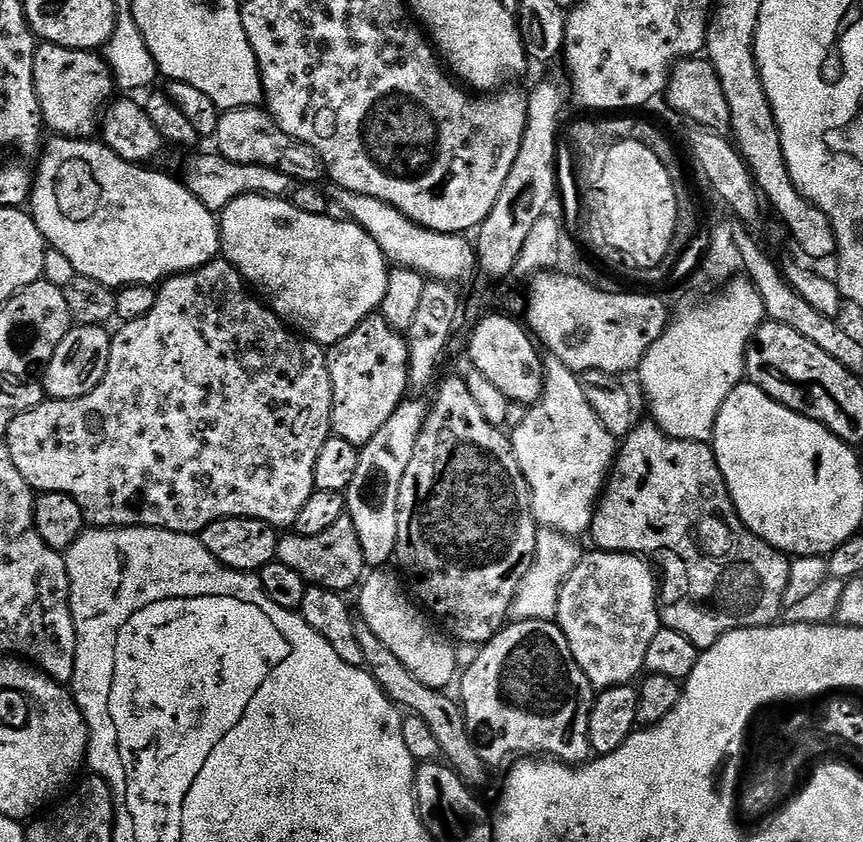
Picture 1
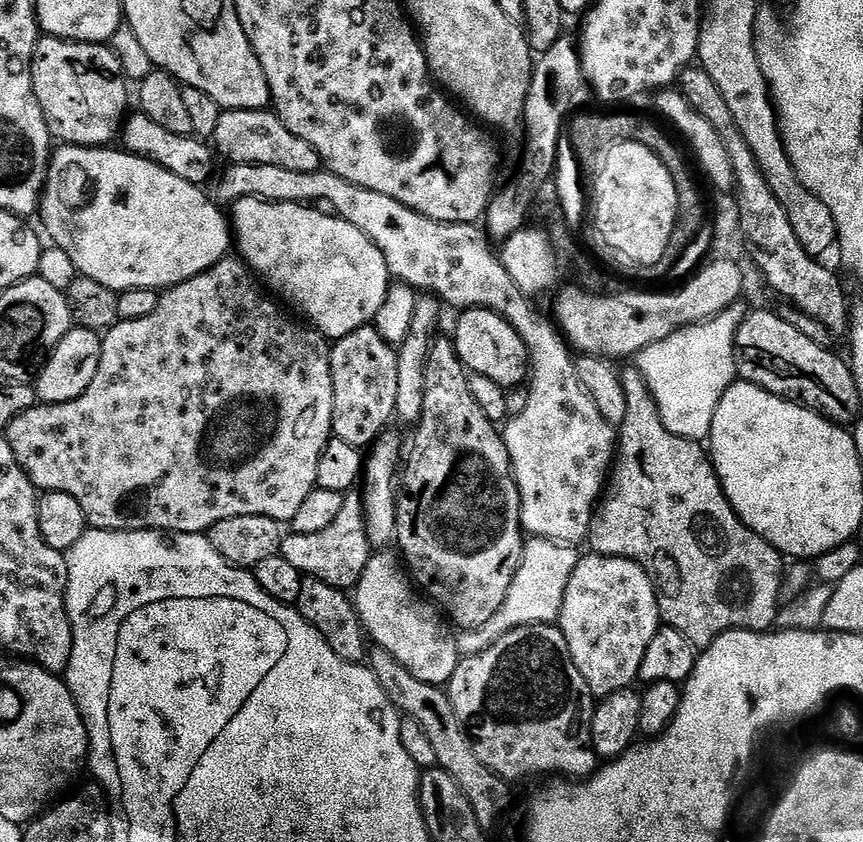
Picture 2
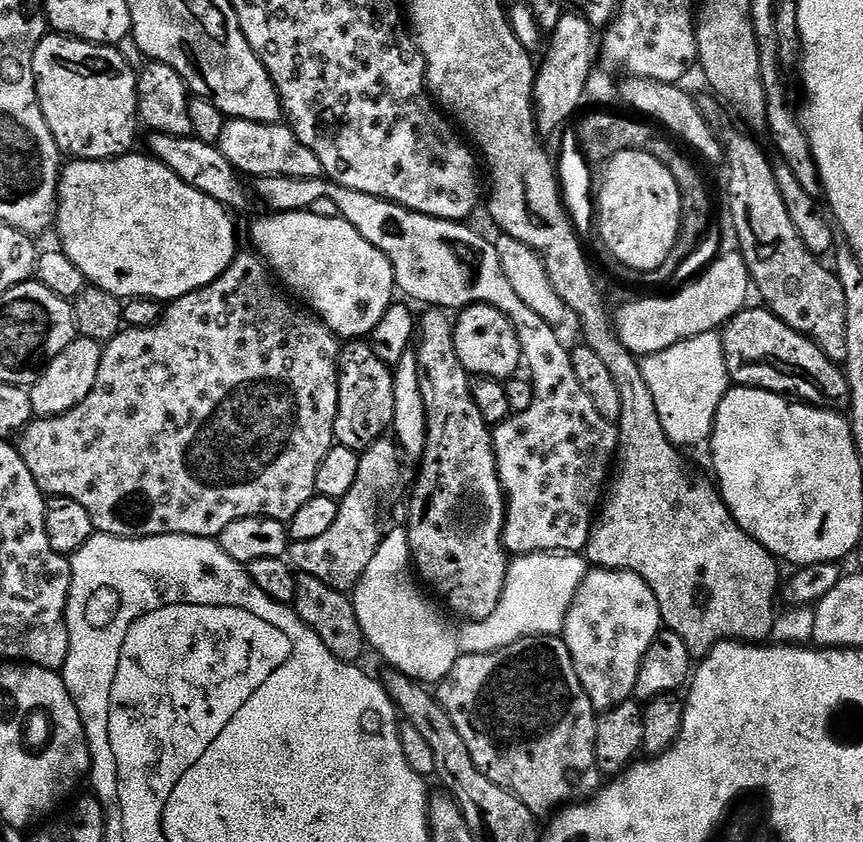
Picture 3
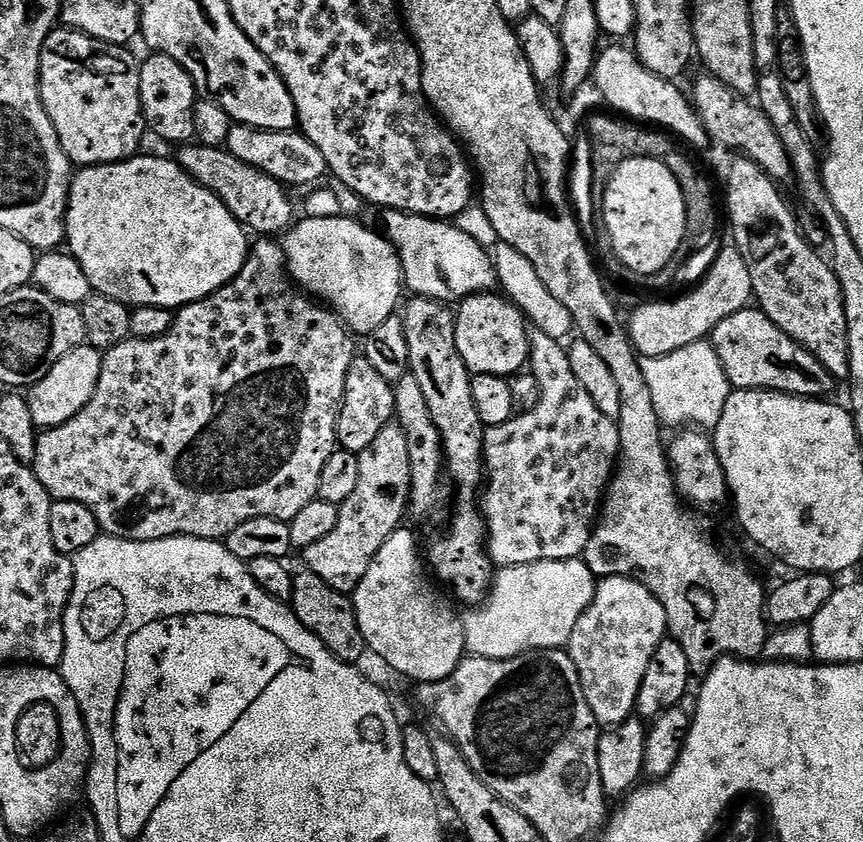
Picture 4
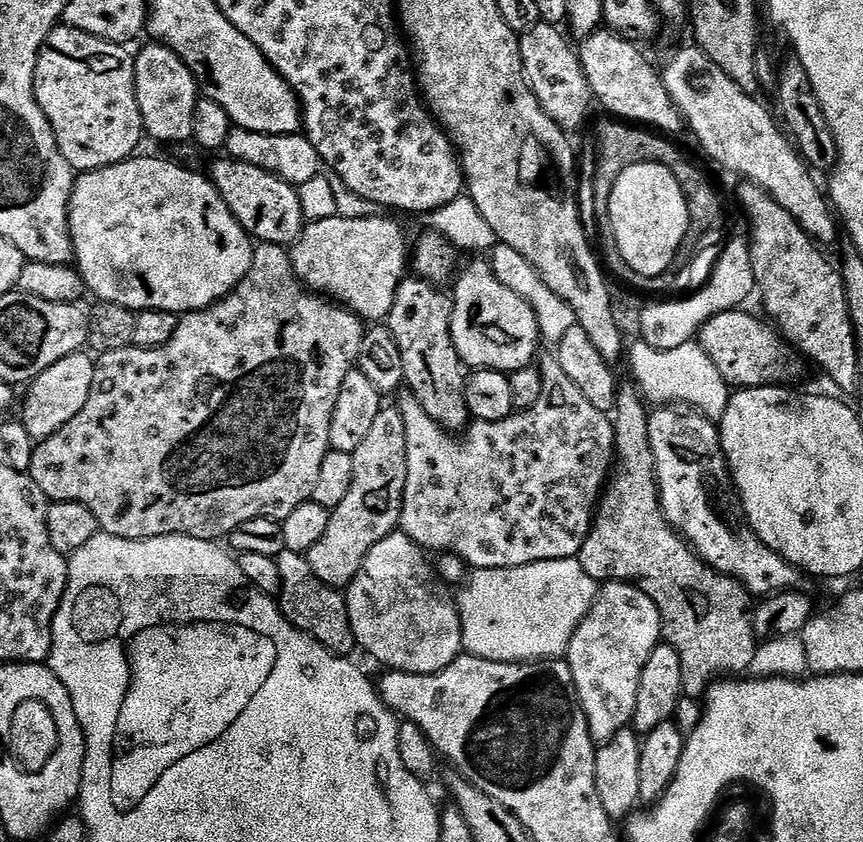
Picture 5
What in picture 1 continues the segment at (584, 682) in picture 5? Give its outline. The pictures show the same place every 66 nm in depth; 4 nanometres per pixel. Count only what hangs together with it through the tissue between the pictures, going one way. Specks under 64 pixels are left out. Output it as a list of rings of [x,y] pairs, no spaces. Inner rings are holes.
[[[585,551],[560,587],[554,623],[560,627],[574,662],[586,674],[593,689],[632,684],[644,672],[646,646],[661,630],[658,576],[649,561],[627,552]]]

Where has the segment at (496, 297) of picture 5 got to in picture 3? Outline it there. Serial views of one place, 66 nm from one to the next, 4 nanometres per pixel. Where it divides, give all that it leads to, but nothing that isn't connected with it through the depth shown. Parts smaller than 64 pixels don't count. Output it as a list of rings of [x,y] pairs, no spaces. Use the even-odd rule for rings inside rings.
[[[472,304],[455,317],[454,331],[458,358],[464,369],[472,376],[490,376],[494,380],[504,382],[507,381],[507,376],[515,374],[516,367],[521,367],[517,325],[515,323],[512,325],[502,313],[500,308],[492,308],[486,304]]]

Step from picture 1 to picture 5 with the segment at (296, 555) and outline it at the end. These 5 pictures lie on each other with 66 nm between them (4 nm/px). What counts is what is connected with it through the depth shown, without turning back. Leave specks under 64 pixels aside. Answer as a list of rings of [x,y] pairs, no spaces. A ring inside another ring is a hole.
[[[381,407],[380,413],[374,418],[374,426],[362,438],[362,442],[352,453],[354,474],[350,482],[350,490],[346,490],[346,498],[342,498],[340,505],[331,509],[326,534],[307,552],[308,565],[322,582],[337,590],[347,589],[352,579],[358,574],[366,554],[382,538],[386,538],[400,526],[400,511],[404,501],[404,487],[406,486],[406,426],[402,422],[399,407]]]

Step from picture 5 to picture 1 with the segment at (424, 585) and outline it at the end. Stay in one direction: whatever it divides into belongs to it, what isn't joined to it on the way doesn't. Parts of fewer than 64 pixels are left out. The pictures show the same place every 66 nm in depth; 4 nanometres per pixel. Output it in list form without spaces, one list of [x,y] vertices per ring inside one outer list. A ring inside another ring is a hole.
[[[372,570],[363,577],[358,588],[359,619],[370,630],[374,630],[374,634],[378,634],[379,640],[394,653],[394,658],[398,658],[398,662],[402,662],[402,666],[406,666],[406,670],[410,670],[410,674],[422,682],[422,686],[447,689],[447,684],[452,680],[453,641],[443,631],[440,633],[432,629],[433,621],[417,607],[405,585],[401,581],[400,585],[390,573],[384,571],[388,570]]]

